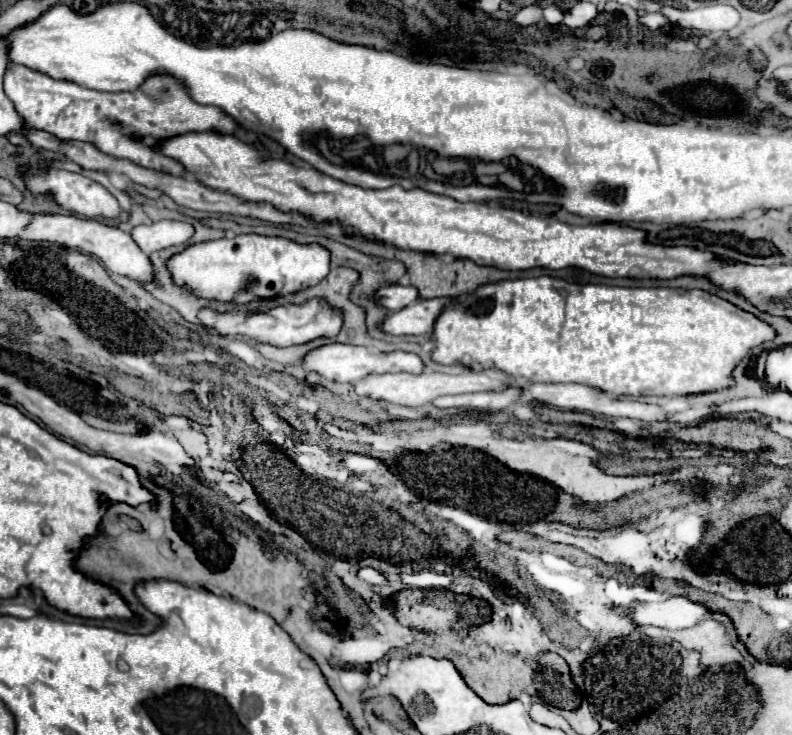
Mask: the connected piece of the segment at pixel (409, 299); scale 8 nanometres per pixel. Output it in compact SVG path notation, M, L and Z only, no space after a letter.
M386 286L386 288L380 288L376 292L376 302L386 306L388 310L402 310L404 306L416 302L420 296L418 296L418 290L414 286Z

